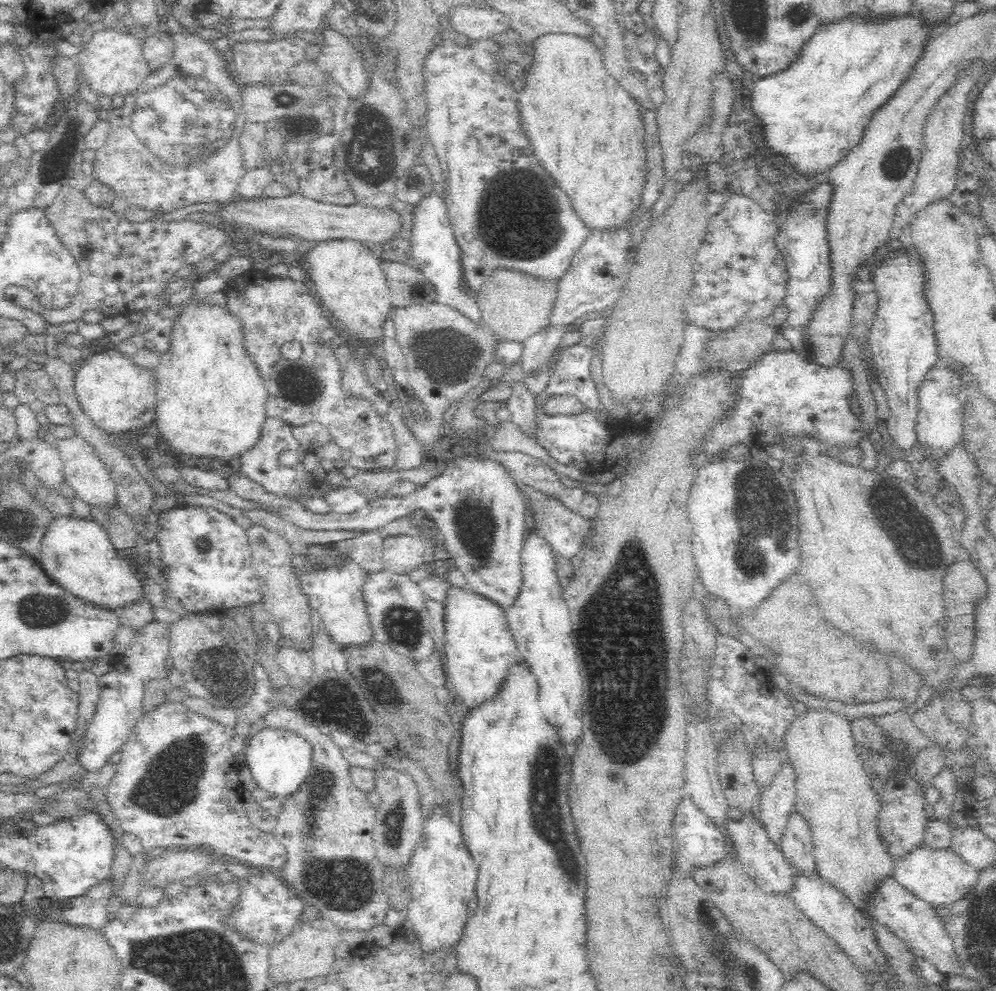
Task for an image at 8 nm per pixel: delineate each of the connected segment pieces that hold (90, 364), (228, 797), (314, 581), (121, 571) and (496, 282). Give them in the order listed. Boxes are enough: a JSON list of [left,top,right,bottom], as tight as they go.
[[75,349,156,434],[101,701,288,872],[300,560,375,654],[38,519,145,614],[475,269,557,342]]

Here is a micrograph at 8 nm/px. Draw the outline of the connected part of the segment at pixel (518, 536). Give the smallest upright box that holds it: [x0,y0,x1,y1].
[228,458,529,614]

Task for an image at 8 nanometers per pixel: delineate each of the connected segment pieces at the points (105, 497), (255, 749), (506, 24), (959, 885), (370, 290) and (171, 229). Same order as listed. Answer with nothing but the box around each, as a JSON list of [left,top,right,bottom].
[[55,433,117,508],[244,728,312,802],[450,6,512,43],[892,846,980,909],[306,240,394,360],[4,182,229,355]]

